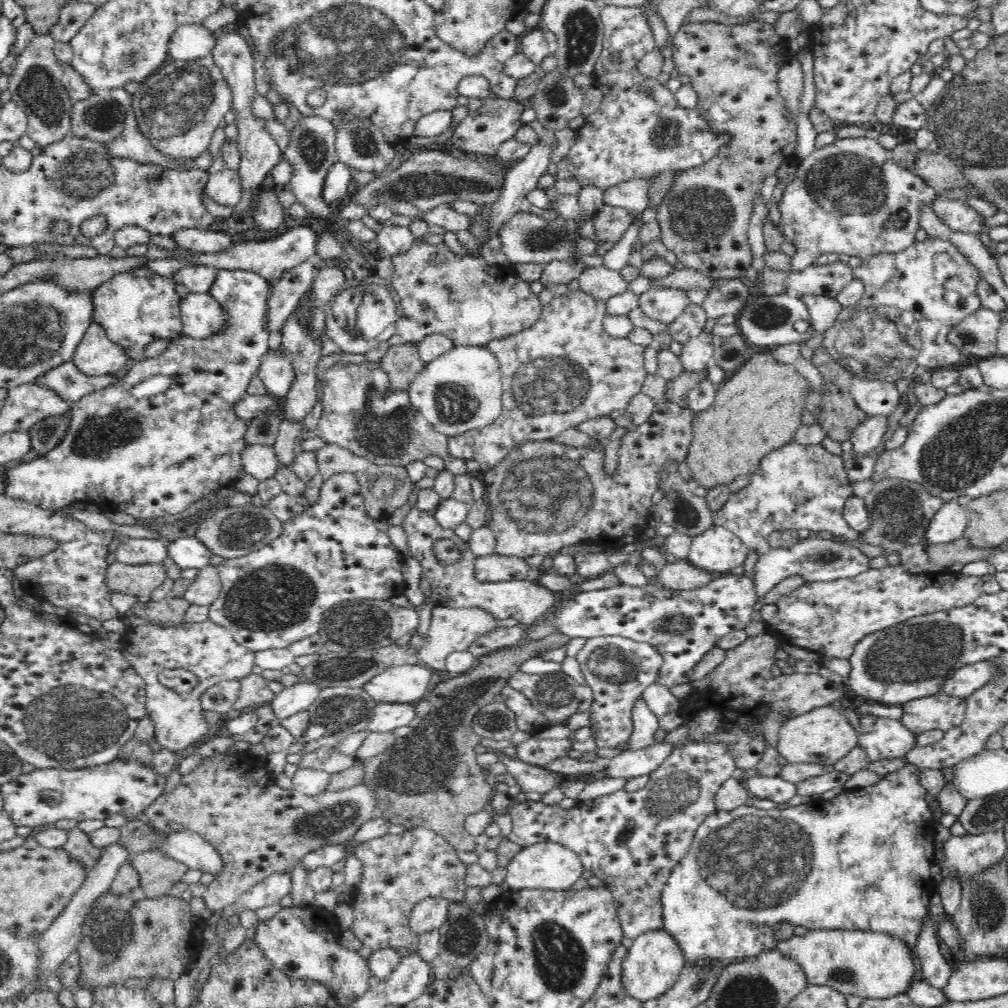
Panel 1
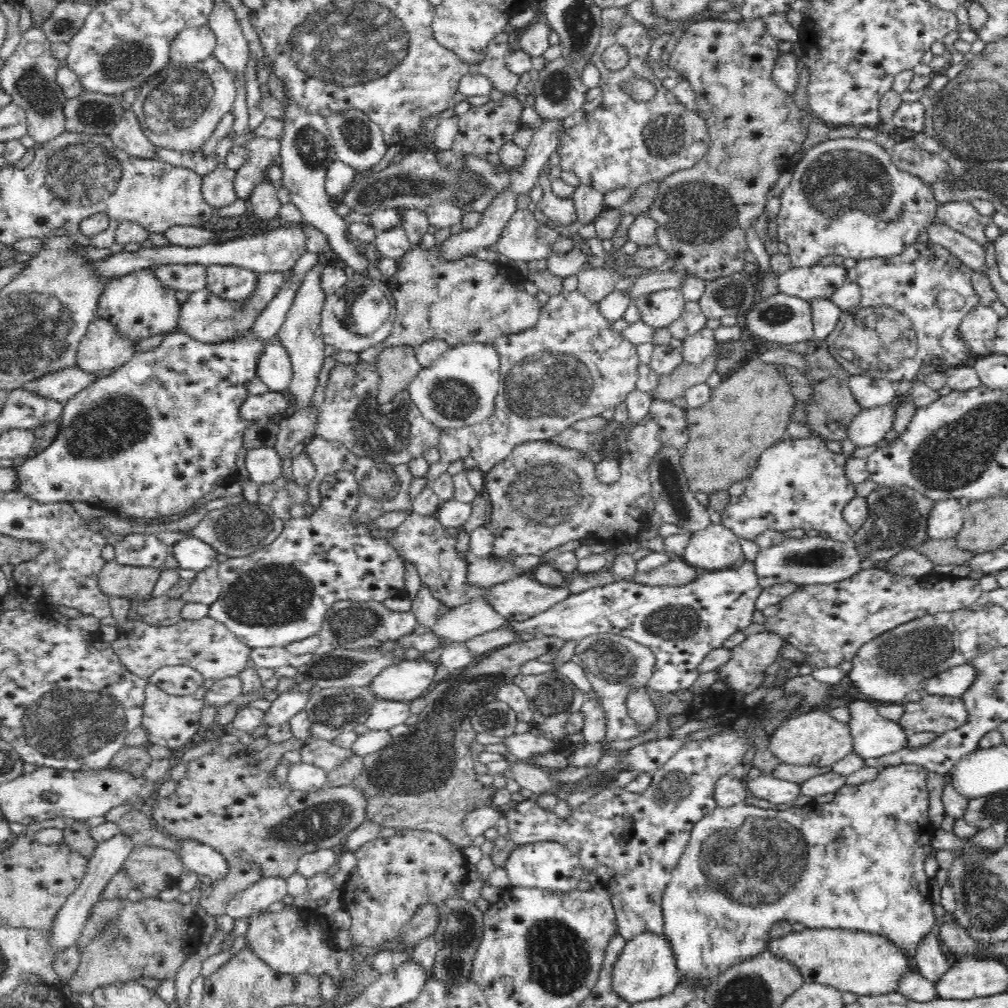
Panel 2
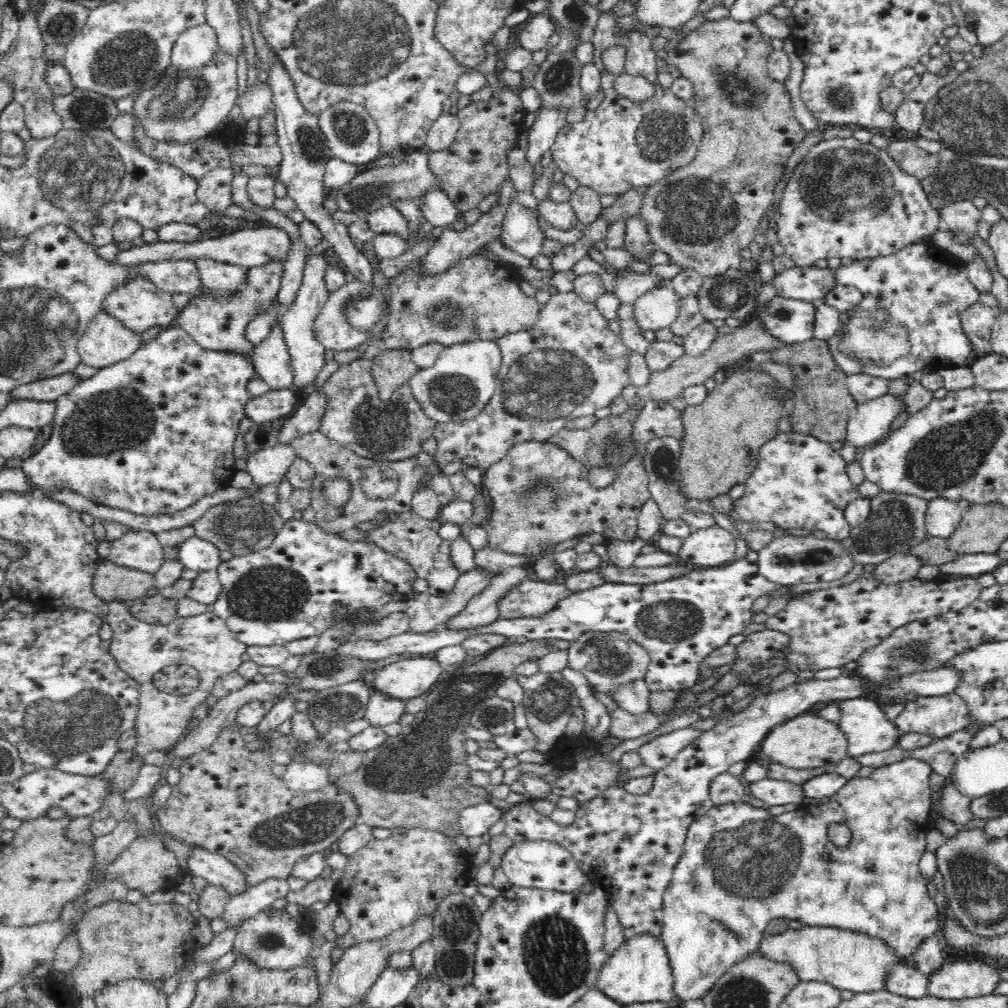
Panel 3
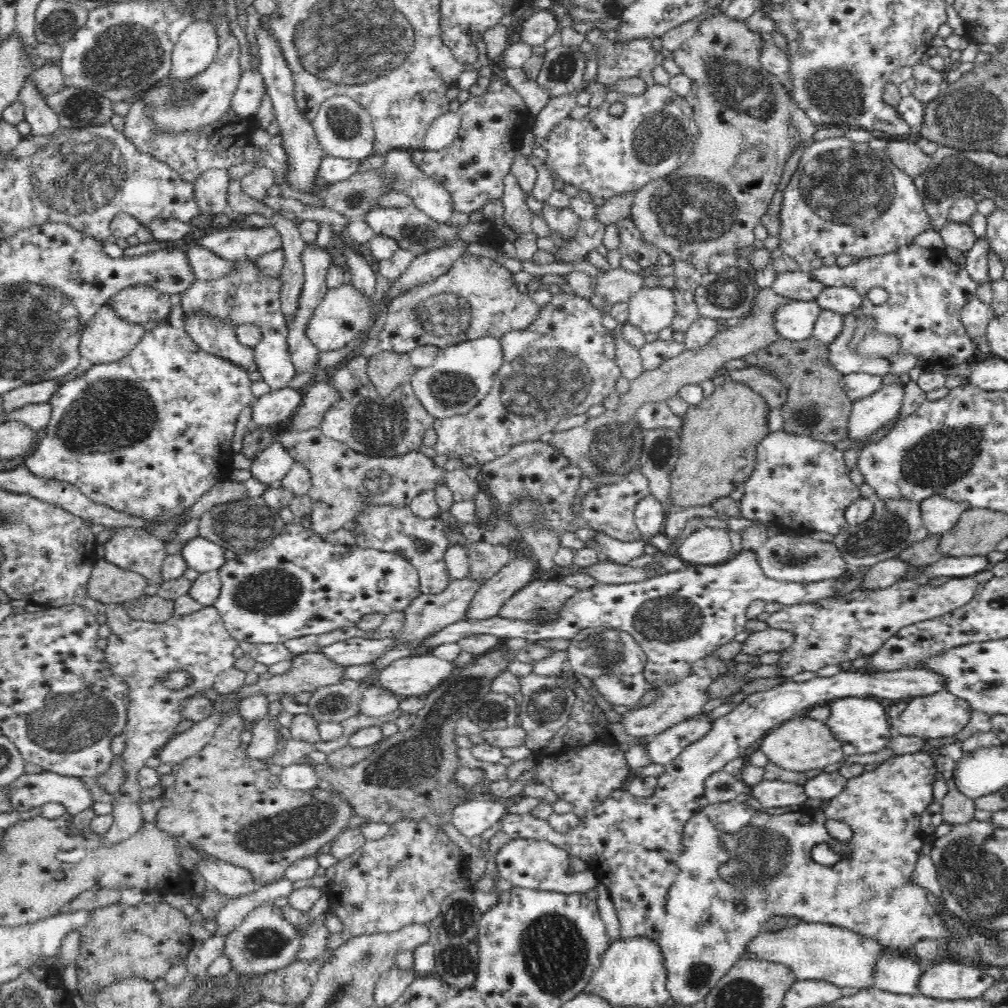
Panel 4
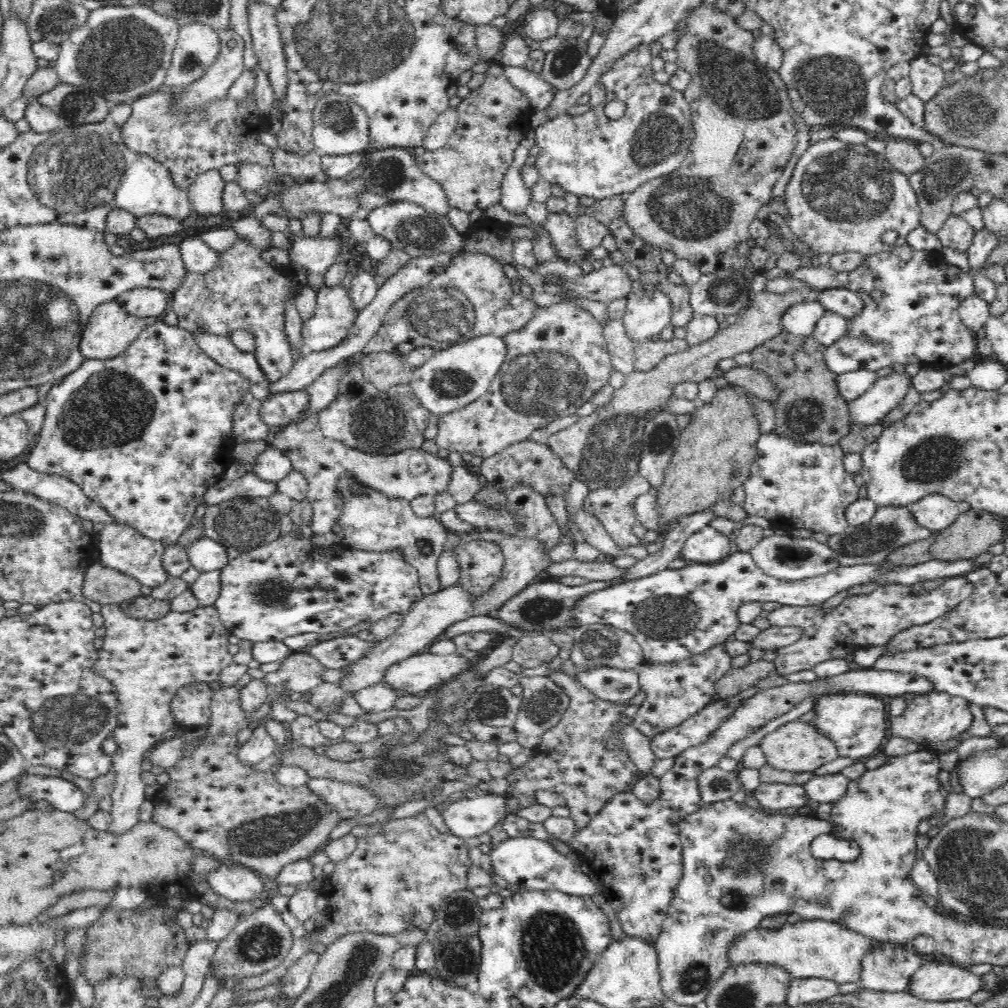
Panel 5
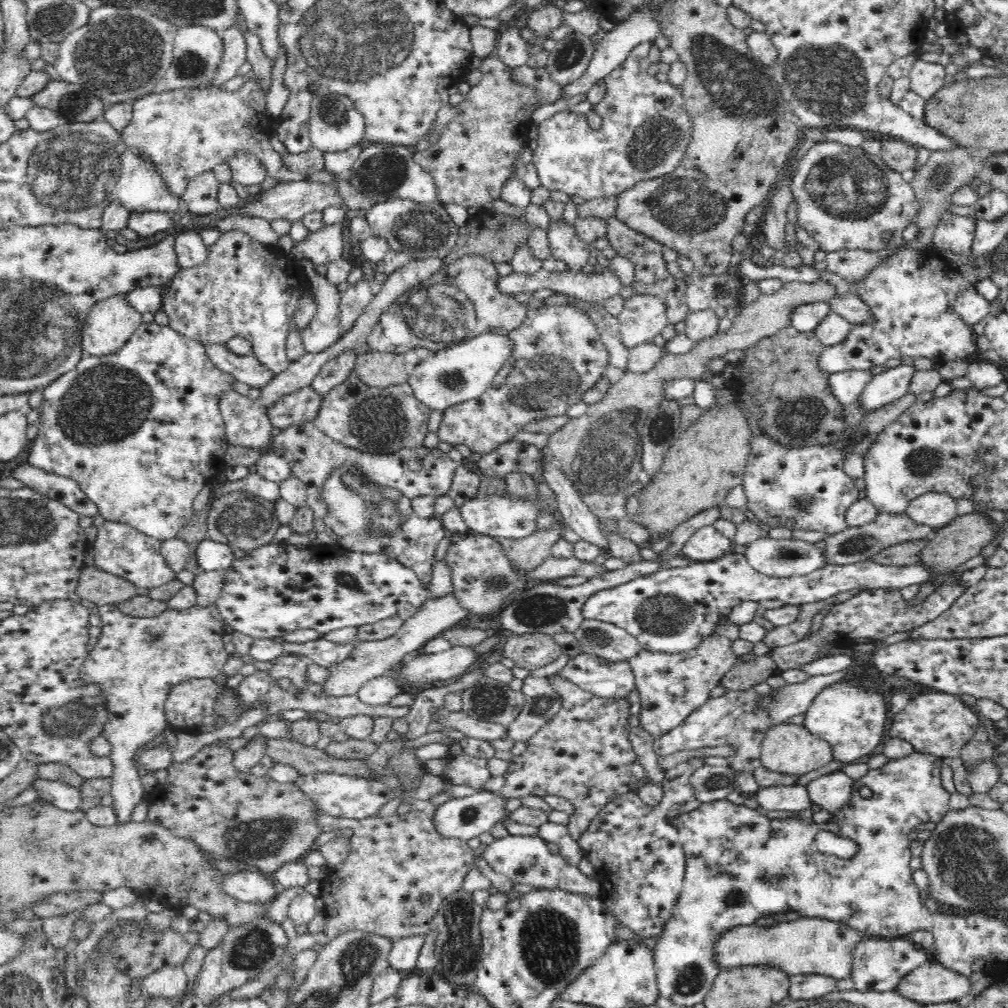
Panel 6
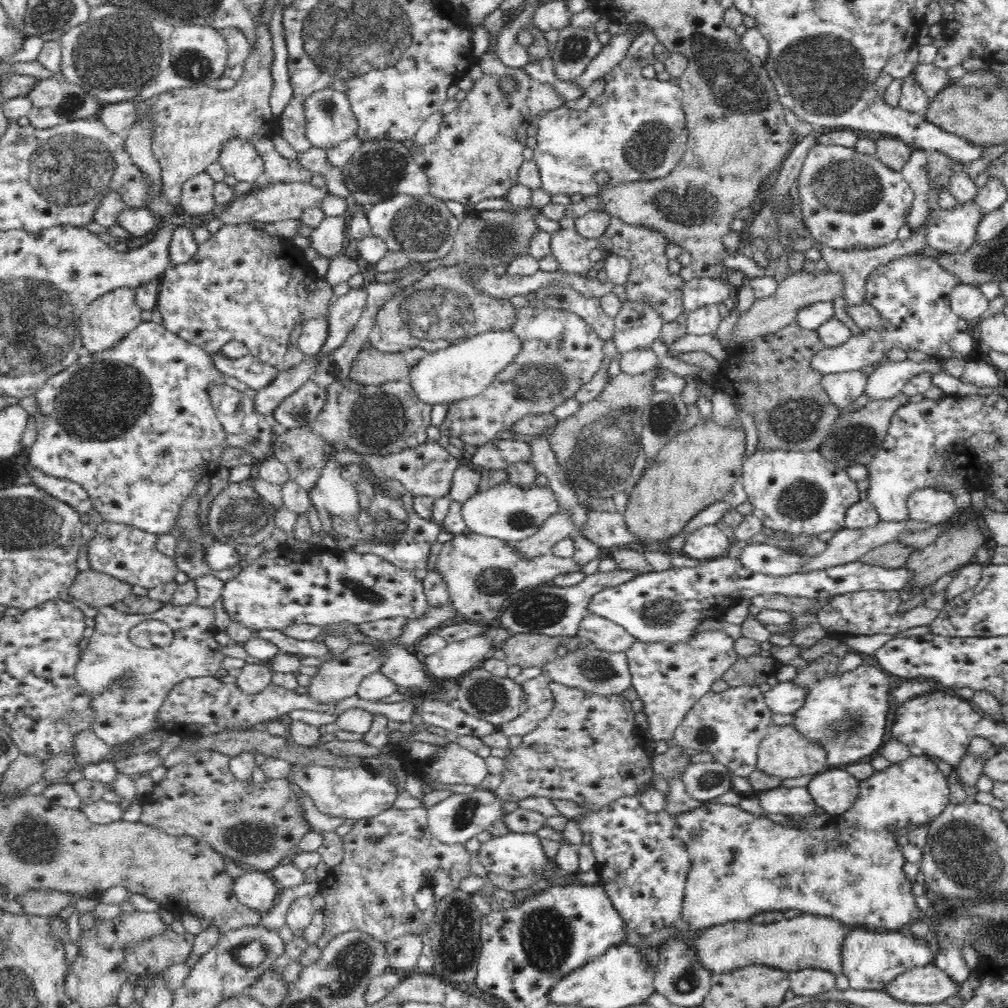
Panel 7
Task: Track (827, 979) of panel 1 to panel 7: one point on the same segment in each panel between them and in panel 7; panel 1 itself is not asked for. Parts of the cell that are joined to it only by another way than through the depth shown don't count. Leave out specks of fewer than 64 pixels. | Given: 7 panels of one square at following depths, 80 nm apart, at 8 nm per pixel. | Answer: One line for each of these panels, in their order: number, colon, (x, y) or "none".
2: (867, 964)
3: (852, 961)
4: (815, 951)
5: (808, 949)
6: (807, 945)
7: (809, 941)

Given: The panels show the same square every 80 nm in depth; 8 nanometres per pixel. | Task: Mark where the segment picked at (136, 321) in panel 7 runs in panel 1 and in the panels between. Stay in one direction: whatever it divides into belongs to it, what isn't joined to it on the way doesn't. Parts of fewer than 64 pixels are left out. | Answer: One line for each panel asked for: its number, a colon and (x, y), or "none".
1: (96, 355)
2: (101, 349)
3: (106, 342)
4: (107, 338)
5: (110, 331)
6: (112, 322)

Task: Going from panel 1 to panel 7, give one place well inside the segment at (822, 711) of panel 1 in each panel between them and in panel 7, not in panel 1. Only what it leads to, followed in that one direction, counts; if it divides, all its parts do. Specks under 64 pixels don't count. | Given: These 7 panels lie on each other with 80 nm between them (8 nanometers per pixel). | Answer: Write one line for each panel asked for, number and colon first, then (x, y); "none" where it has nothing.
2: (814, 737)
3: (807, 741)
4: (801, 744)
5: (798, 746)
6: (791, 749)
7: (785, 752)

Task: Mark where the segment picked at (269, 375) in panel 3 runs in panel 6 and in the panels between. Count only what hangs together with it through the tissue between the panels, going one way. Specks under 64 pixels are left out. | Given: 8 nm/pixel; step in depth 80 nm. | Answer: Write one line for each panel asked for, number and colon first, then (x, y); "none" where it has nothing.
4: (243, 297)
5: (246, 293)
6: (246, 289)

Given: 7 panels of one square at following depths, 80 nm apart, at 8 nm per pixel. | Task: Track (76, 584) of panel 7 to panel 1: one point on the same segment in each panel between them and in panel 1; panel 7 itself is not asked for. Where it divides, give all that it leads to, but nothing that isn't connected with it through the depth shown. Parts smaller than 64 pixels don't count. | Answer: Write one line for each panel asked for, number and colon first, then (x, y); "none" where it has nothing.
1: (139, 580)
2: (116, 579)
3: (111, 581)
4: (108, 583)
5: (104, 585)
6: (95, 585)

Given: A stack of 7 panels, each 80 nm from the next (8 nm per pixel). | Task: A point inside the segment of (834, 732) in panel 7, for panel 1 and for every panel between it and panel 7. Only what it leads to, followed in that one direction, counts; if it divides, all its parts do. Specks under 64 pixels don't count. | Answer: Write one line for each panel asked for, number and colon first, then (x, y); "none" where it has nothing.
1: (881, 738)
2: (874, 736)
3: (863, 722)
4: (862, 724)
5: (855, 722)
6: (852, 718)

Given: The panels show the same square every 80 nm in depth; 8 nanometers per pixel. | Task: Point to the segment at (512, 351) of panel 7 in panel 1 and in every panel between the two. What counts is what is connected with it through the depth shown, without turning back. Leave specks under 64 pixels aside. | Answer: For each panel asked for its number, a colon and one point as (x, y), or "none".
1: (461, 390)
2: (459, 388)
3: (458, 386)
4: (458, 380)
5: (454, 377)
6: (463, 371)

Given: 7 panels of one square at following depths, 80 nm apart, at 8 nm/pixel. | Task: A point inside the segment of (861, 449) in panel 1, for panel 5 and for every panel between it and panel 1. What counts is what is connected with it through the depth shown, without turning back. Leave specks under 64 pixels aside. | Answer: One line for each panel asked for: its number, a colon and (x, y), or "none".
2: (870, 427)
3: (870, 424)
4: (868, 415)
5: (870, 409)

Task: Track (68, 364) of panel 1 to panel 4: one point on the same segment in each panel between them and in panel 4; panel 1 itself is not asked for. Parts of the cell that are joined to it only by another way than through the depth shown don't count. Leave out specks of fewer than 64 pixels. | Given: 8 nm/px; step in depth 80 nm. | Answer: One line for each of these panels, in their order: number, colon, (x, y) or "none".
2: (64, 384)
3: (51, 388)
4: (38, 392)

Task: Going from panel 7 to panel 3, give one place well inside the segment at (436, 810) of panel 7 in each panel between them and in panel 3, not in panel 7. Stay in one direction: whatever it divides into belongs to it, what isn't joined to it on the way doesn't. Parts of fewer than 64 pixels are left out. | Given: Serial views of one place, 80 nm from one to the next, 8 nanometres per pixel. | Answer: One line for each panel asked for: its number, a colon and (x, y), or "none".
3: (475, 821)
4: (472, 818)
5: (467, 818)
6: (464, 818)

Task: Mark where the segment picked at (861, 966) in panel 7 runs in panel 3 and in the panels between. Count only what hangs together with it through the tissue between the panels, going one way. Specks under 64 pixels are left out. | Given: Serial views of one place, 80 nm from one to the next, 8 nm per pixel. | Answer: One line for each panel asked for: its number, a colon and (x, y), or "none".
3: (903, 980)
4: (894, 972)
5: (887, 968)
6: (879, 965)

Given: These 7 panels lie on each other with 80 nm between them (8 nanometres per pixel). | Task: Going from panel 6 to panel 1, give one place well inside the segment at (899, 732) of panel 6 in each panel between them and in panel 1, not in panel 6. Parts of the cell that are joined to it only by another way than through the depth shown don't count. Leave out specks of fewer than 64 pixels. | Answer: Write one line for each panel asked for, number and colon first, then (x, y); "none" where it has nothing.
1: (944, 712)
2: (933, 713)
3: (937, 716)
4: (941, 715)
5: (935, 719)

